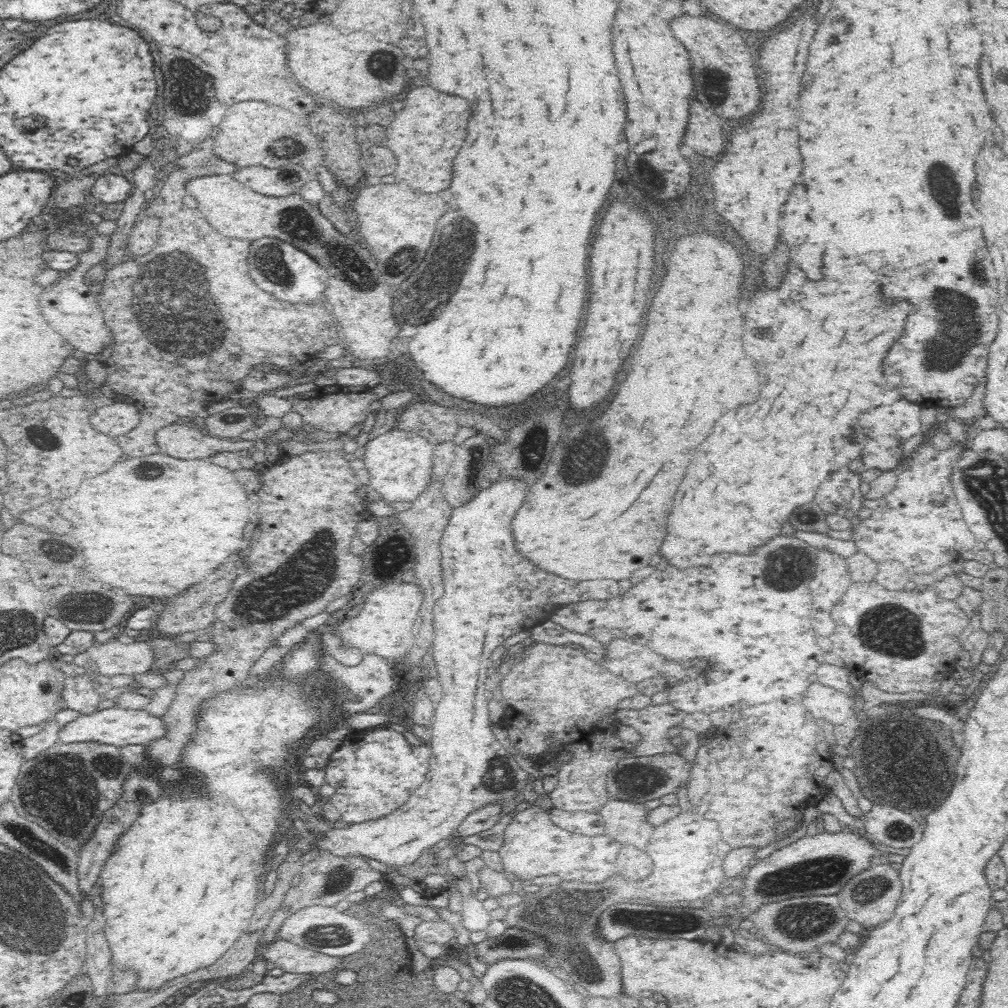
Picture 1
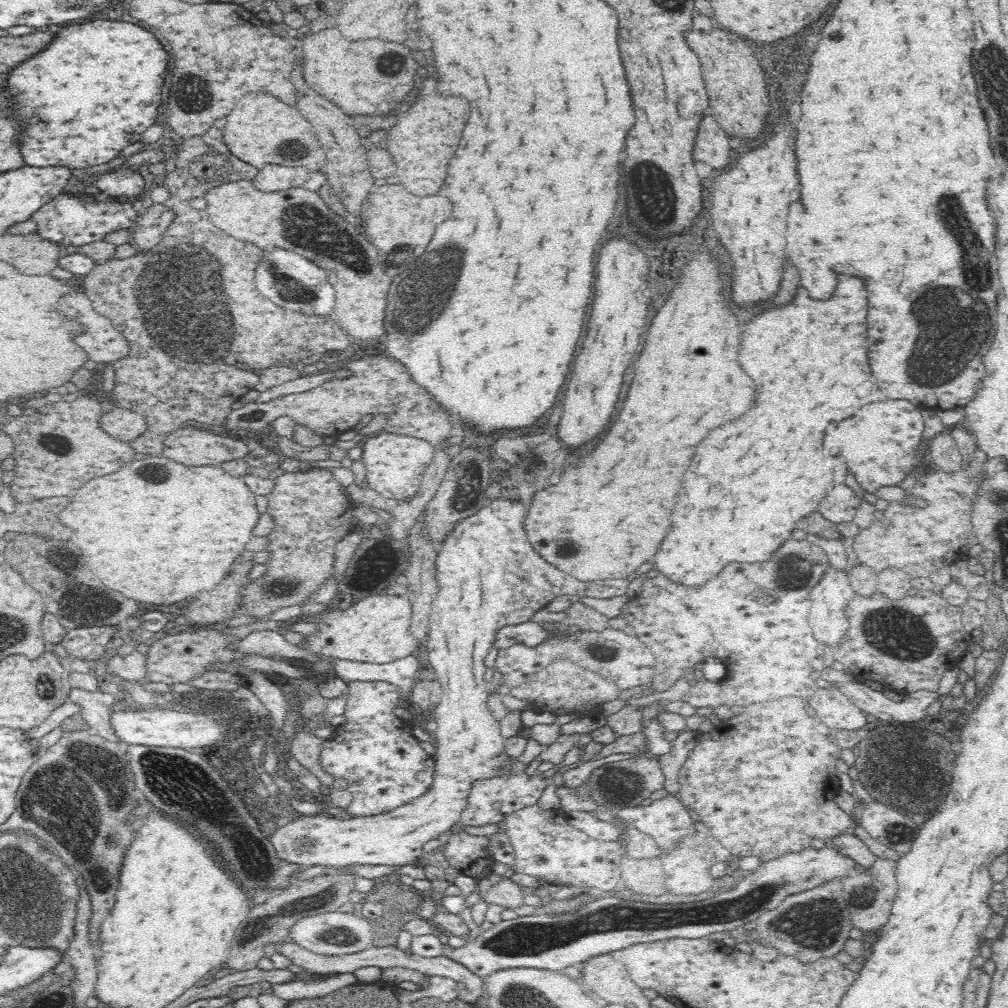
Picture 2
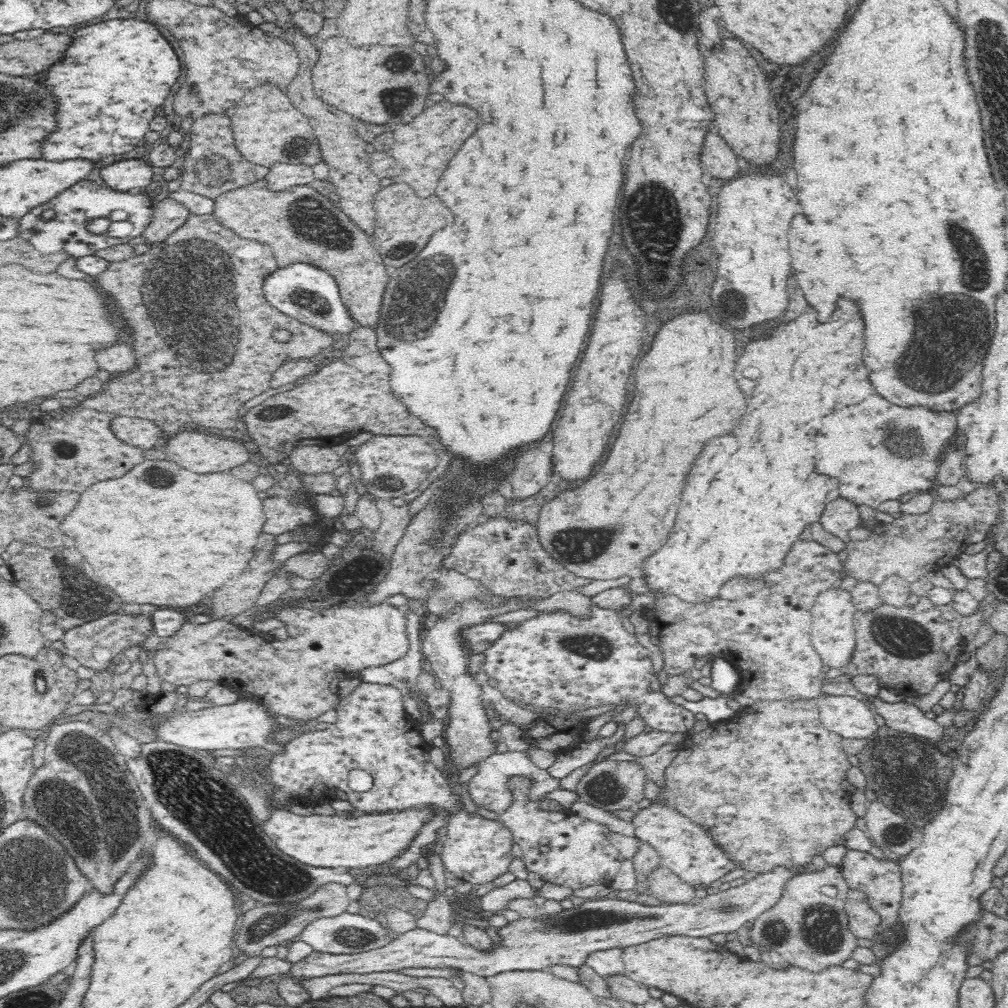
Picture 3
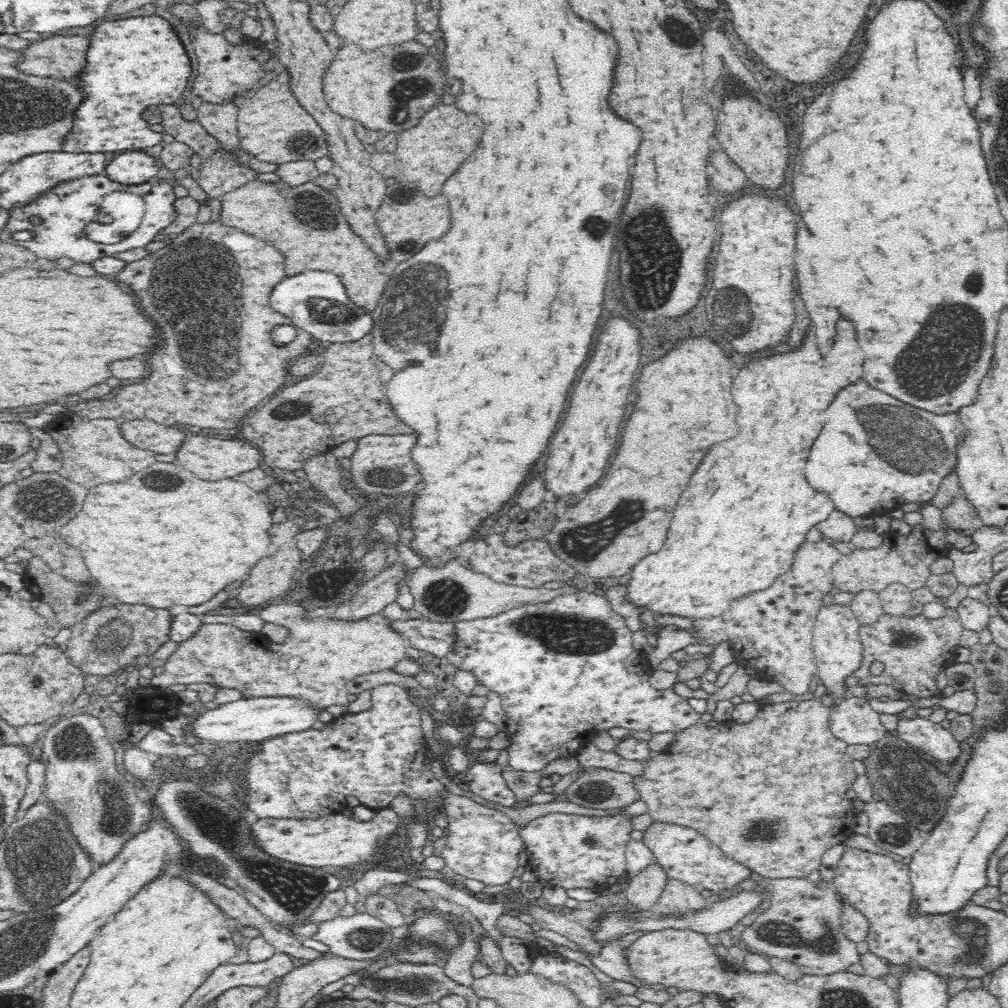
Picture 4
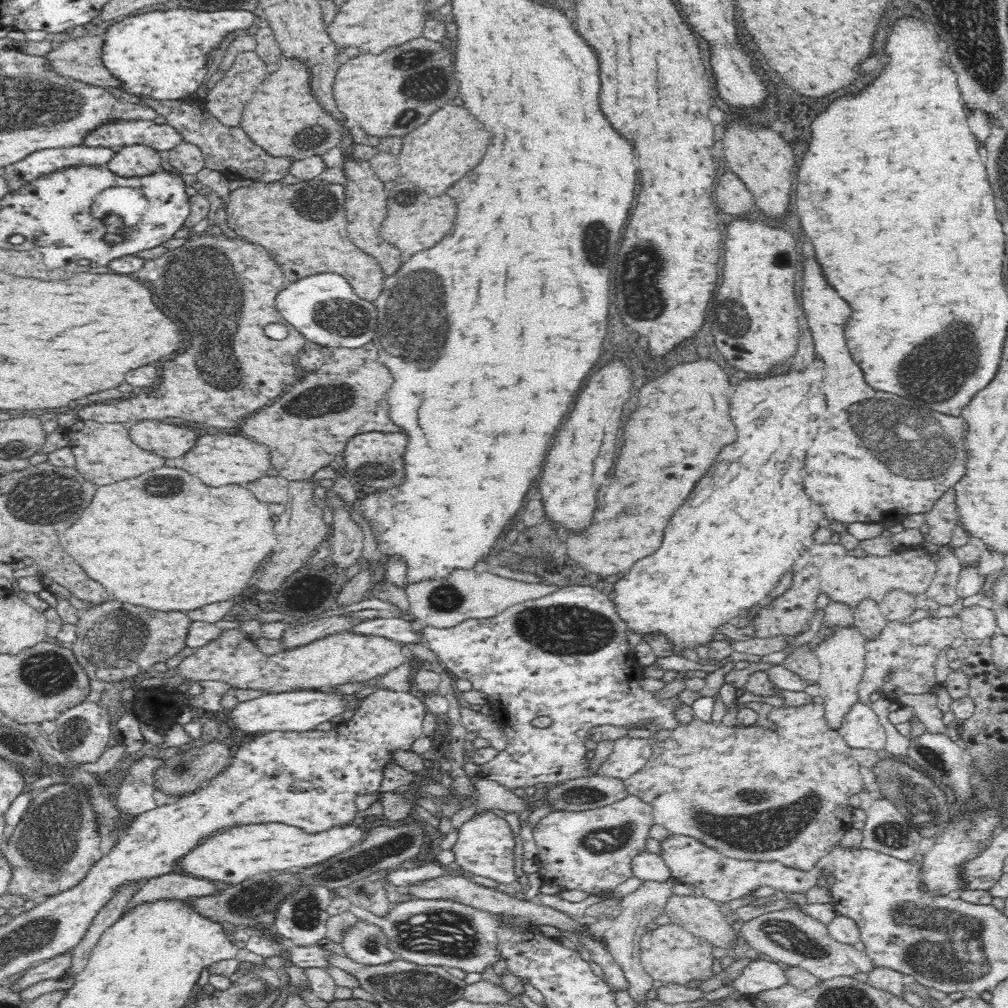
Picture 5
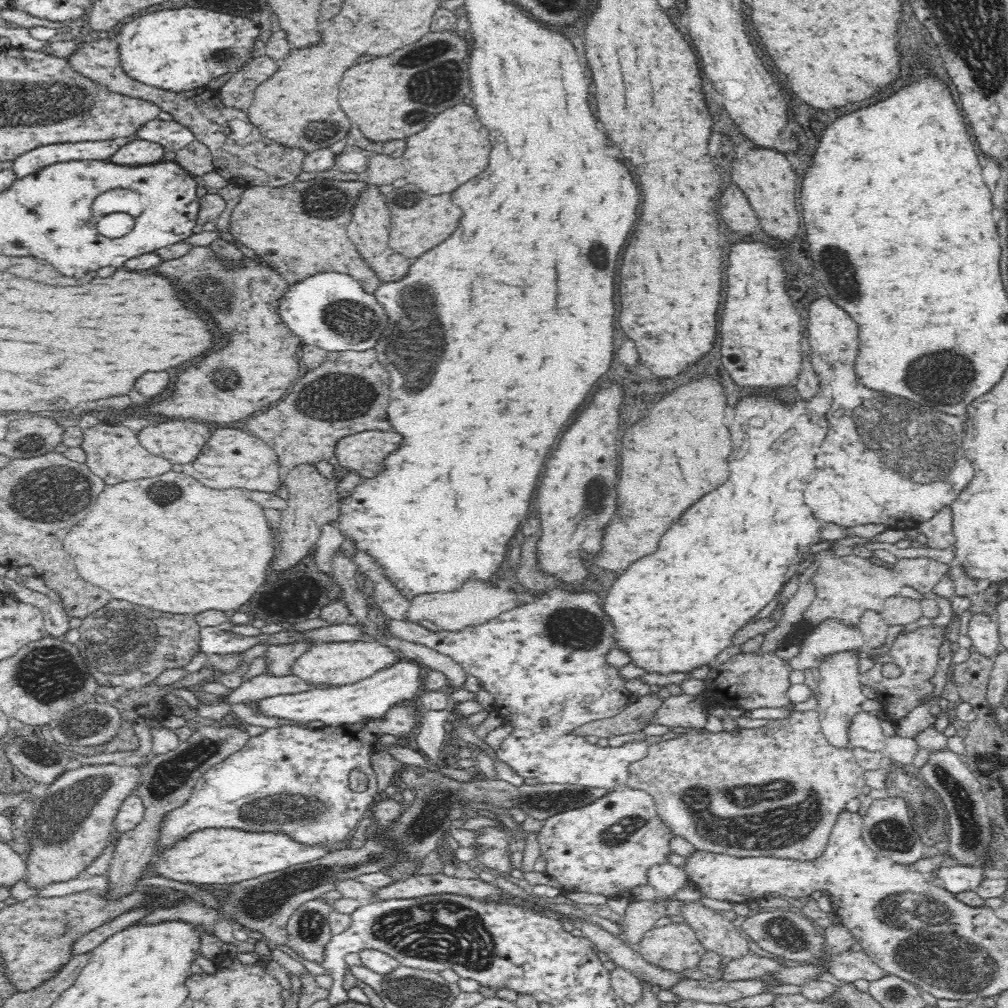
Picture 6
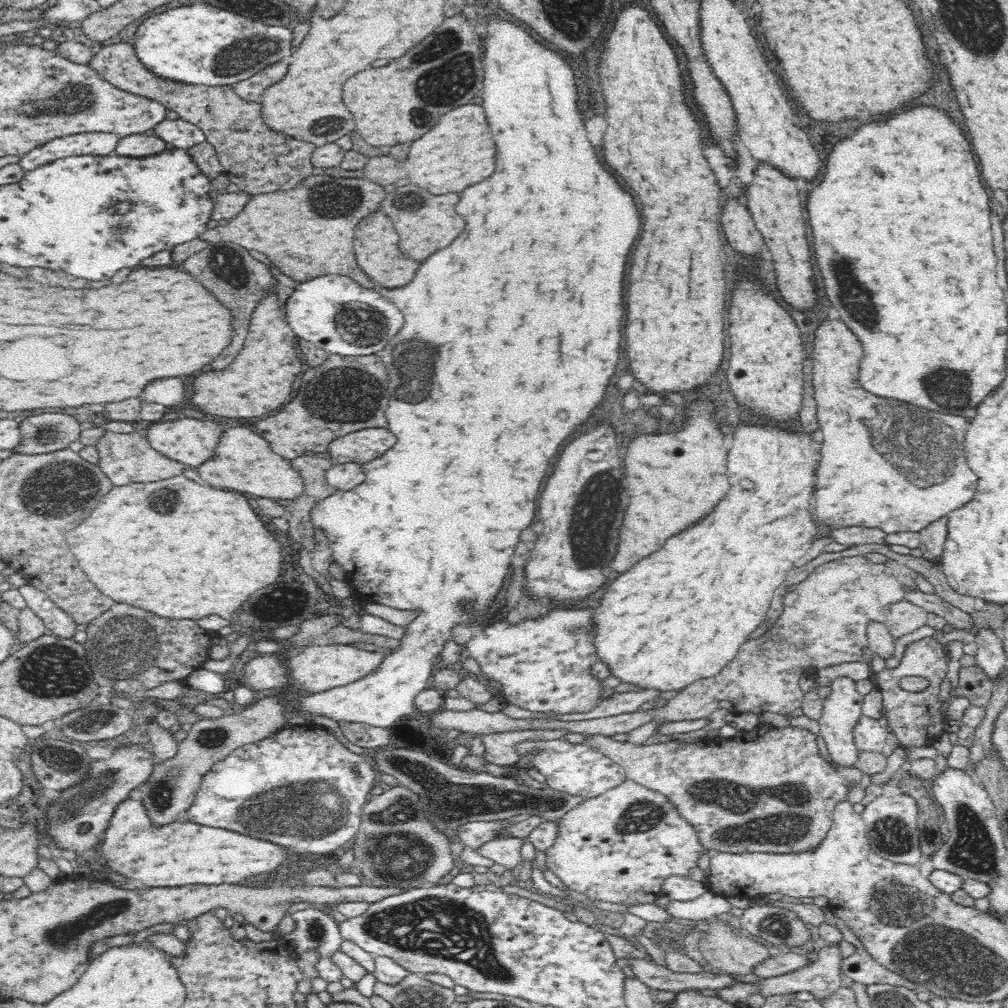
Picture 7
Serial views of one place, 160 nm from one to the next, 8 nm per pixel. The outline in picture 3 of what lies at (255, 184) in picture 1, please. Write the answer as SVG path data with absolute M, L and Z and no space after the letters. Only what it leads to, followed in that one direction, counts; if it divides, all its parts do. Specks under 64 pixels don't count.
M274 163L264 176L266 187L273 191L283 191L296 185L310 185L314 179L312 167L302 163Z

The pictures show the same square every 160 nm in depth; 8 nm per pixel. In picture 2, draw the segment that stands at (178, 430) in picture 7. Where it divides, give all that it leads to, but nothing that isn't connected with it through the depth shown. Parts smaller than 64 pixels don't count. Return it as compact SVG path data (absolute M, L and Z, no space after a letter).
M116 406L114 410L103 412L99 419L99 425L111 437L128 442L144 432L146 419L128 407Z

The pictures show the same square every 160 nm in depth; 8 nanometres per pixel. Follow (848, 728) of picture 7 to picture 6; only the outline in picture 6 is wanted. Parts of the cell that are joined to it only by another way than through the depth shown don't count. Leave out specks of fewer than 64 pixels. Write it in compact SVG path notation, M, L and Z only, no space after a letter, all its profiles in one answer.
M864 649L846 650L826 654L822 660L817 660L819 668L819 683L817 690L820 692L816 710L819 712L819 721L822 732L828 742L835 747L847 748L848 726L855 714L864 712L883 712L883 706L877 699L868 699L862 693L860 684L860 672L858 668L859 655Z

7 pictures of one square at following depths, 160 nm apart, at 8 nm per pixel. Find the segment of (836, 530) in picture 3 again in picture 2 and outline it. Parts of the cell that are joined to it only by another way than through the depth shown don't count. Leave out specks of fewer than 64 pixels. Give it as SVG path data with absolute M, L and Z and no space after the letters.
M838 484L820 502L820 512L832 523L851 522L861 505L861 497L848 486Z

